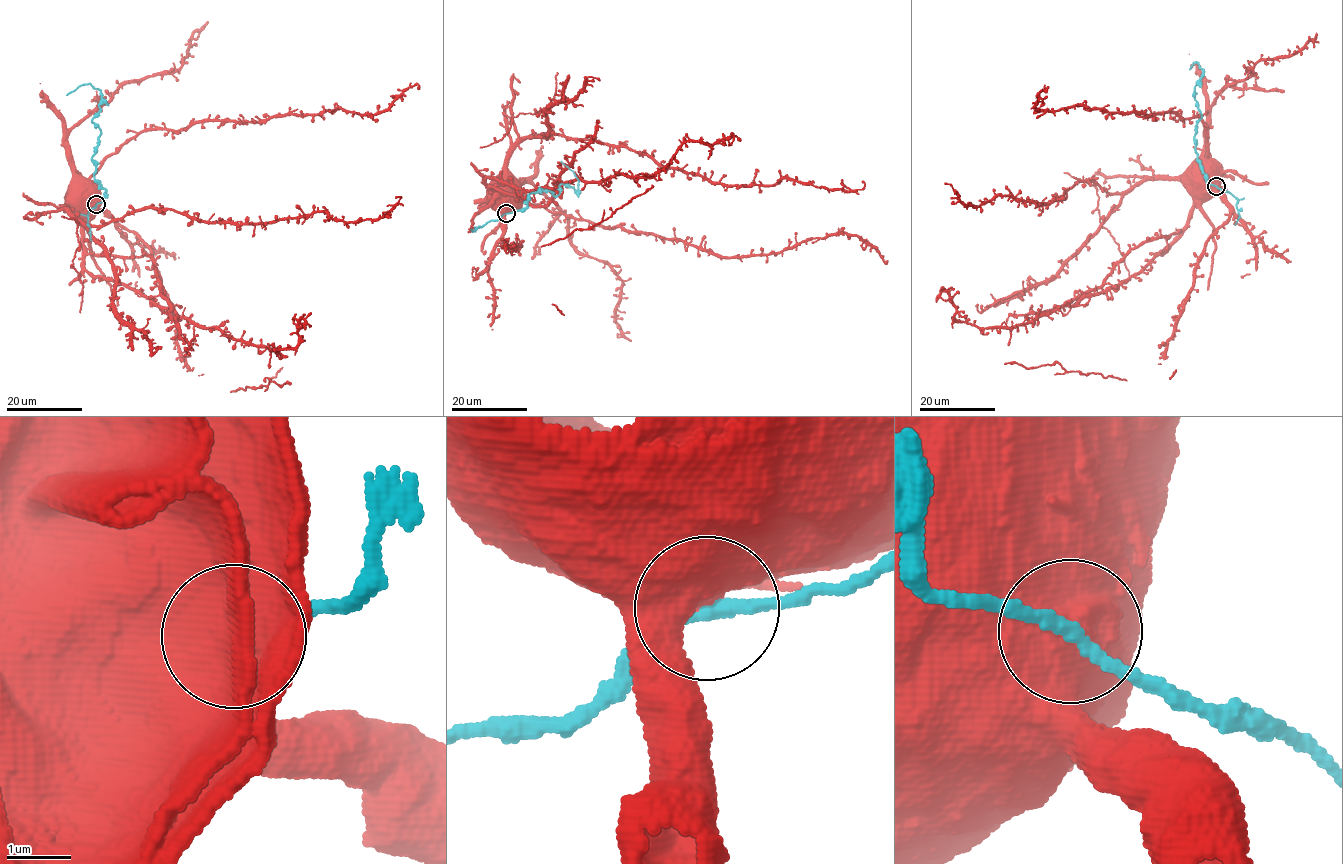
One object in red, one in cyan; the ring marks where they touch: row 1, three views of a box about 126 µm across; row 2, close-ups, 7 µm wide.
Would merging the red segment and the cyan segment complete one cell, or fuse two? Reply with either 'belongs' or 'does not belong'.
does not belong

